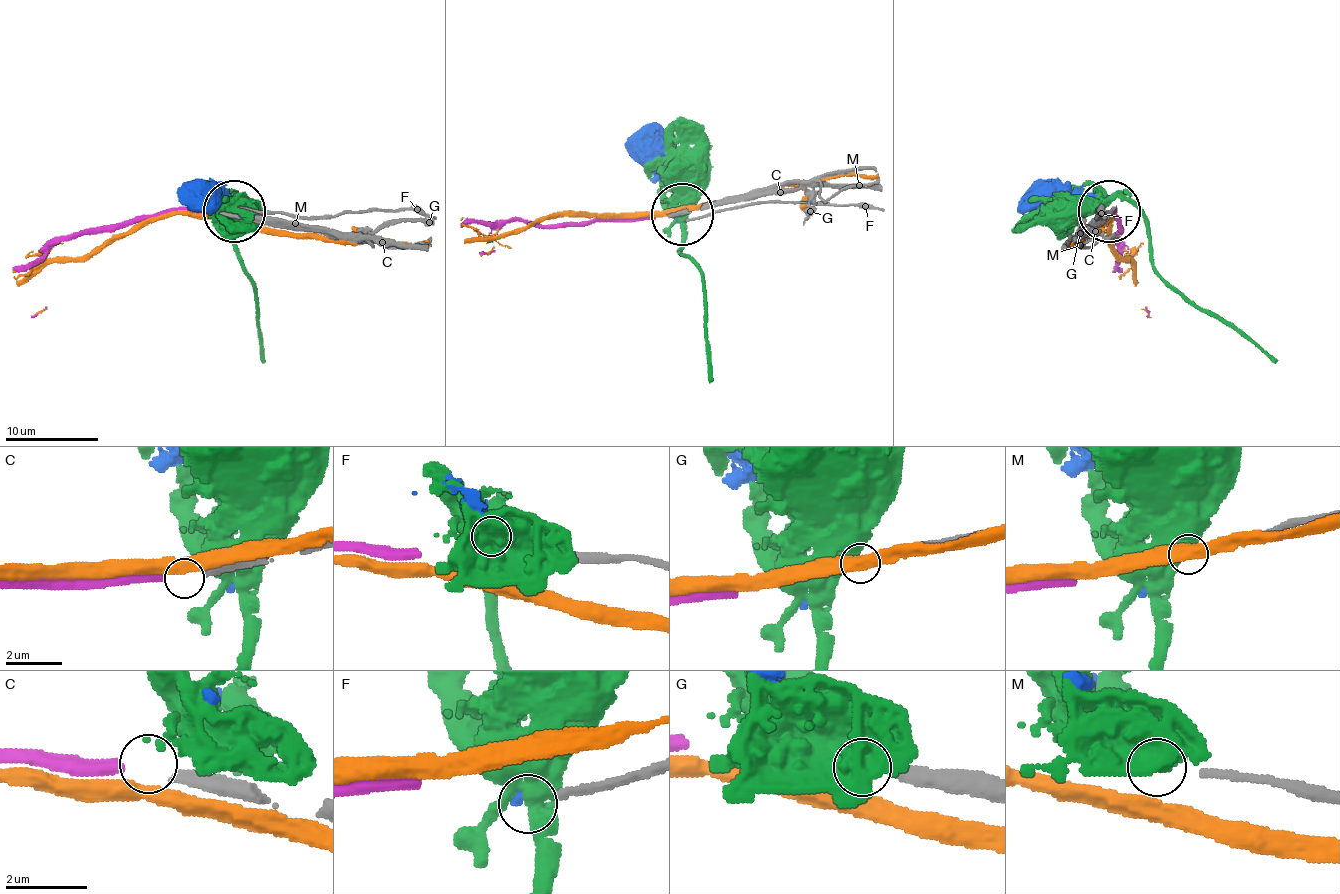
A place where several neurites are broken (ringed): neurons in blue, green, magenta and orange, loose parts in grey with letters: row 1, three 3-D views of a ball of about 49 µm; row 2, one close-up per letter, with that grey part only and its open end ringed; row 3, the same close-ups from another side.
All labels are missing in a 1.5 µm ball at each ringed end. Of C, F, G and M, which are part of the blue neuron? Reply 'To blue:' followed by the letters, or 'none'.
To blue: none

